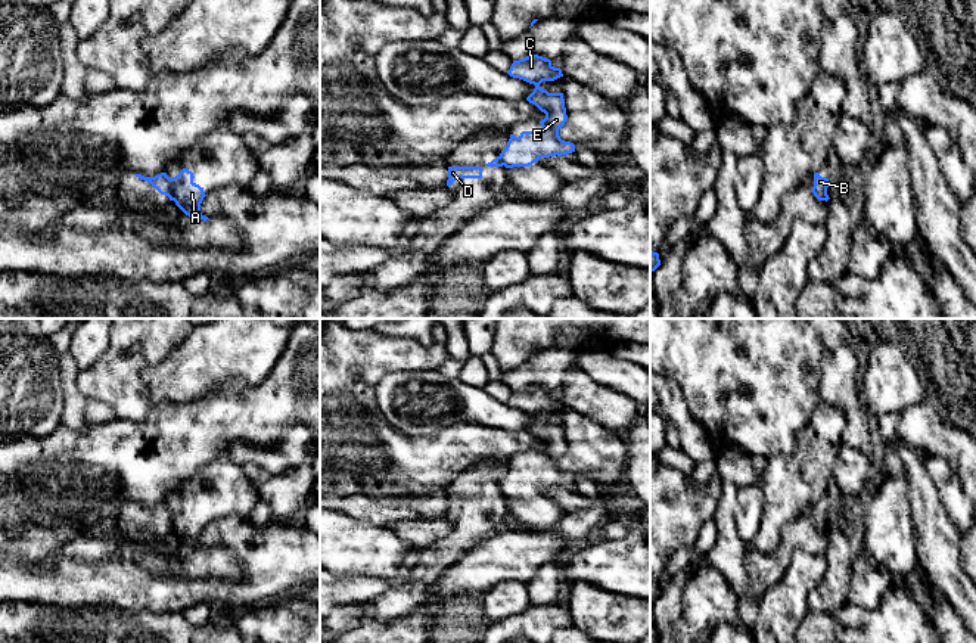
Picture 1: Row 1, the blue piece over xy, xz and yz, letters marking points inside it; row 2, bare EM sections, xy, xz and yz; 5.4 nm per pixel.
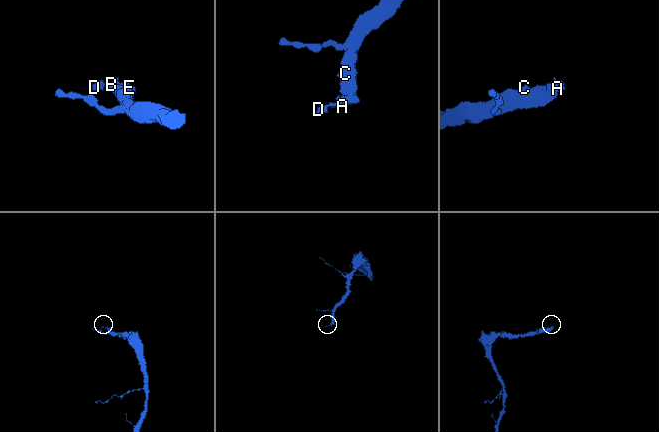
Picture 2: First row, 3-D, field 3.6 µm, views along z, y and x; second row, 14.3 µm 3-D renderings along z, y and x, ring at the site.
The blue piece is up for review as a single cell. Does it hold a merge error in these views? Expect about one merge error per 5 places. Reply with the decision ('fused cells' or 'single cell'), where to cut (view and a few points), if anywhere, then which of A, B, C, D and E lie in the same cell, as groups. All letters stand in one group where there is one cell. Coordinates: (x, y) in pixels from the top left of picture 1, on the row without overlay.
fused cells; cut in xy along (168, 509), (174, 530); A B C E / D

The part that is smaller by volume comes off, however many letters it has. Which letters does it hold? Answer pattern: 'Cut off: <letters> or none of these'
Cut off: D

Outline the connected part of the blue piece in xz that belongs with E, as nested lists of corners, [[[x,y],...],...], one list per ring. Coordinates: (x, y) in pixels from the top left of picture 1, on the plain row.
[[[532,385],[513,391],[507,404],[535,416],[526,431],[544,442],[545,448],[540,451],[543,457],[540,462],[522,462],[519,468],[510,465],[507,476],[500,484],[503,496],[506,498],[529,497],[540,488],[575,482],[575,475],[559,466],[559,460],[568,450],[563,423],[548,423],[540,417],[543,411],[563,407],[562,400],[554,398],[550,389]]]

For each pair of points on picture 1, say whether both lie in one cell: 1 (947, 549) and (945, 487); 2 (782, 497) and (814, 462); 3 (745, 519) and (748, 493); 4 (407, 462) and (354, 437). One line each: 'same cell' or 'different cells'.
1: different cells
2: same cell
3: same cell
4: same cell

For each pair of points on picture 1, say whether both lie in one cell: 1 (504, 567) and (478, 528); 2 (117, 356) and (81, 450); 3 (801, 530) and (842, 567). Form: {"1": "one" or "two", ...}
{"1": "two", "2": "two", "3": "two"}

